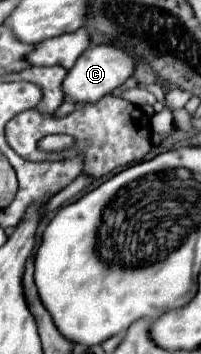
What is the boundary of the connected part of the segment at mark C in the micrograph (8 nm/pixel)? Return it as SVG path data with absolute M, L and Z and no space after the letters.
M101 44L101 46L87 48L81 54L81 58L75 62L75 66L67 72L67 76L65 76L61 86L63 86L63 94L65 94L67 102L73 102L77 106L85 106L85 104L95 104L103 96L111 94L131 74L133 74L133 60L123 50L117 50L113 46L103 46Z

